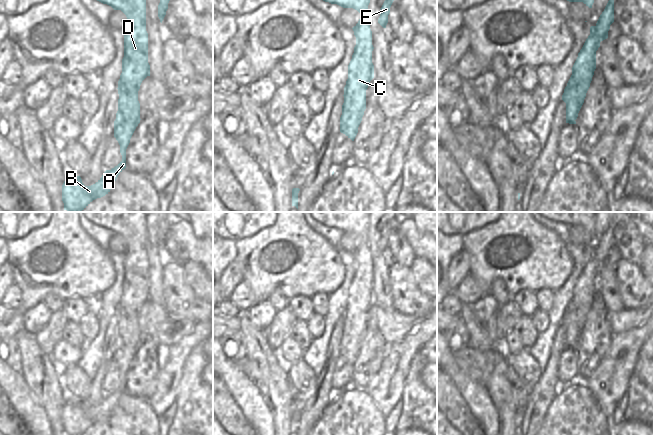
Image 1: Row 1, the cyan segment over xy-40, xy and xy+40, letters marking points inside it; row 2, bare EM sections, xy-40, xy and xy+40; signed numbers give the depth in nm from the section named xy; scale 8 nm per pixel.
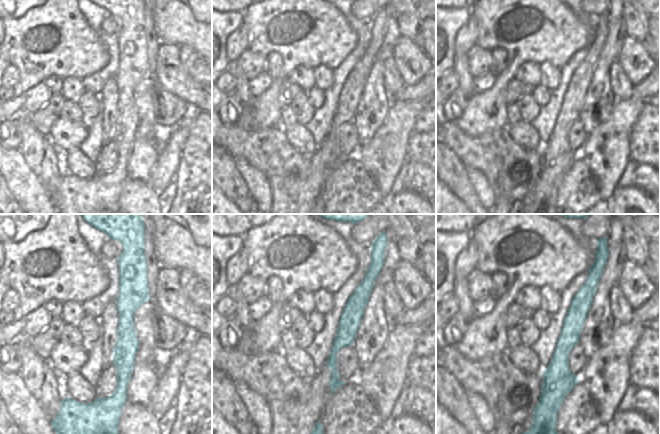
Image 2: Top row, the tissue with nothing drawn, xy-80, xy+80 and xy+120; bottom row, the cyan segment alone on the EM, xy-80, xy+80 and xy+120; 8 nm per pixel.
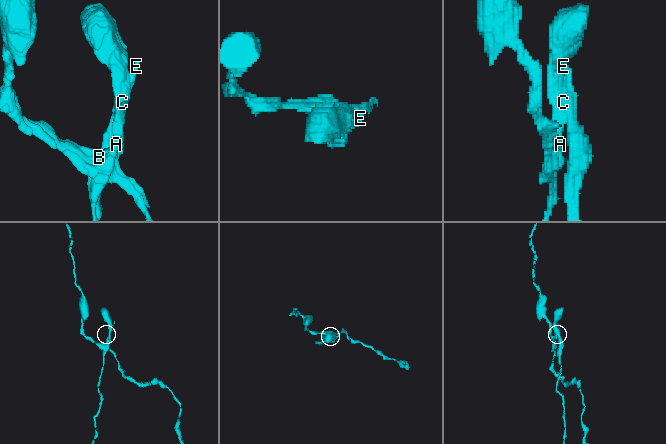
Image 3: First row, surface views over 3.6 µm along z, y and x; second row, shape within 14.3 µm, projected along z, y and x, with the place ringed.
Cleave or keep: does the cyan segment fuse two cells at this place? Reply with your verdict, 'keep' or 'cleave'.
cleave

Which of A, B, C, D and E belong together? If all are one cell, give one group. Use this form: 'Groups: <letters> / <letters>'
Groups: A B C D / E.

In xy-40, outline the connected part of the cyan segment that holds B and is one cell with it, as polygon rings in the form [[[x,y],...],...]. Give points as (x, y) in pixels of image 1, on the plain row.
[[[83,212],[88,220],[91,222],[111,230],[114,234],[121,234],[128,243],[128,249],[124,254],[124,281],[122,283],[122,297],[118,305],[118,335],[116,337],[116,343],[114,345],[114,361],[120,369],[120,377],[122,379],[122,385],[112,392],[106,394],[102,401],[93,409],[85,410],[82,407],[80,400],[67,399],[62,409],[62,425],[64,427],[64,434],[68,436],[81,436],[84,434],[93,424],[101,422],[108,418],[112,413],[118,399],[126,392],[126,373],[130,367],[130,363],[140,347],[140,327],[138,325],[138,315],[142,305],[150,300],[150,289],[148,287],[148,257],[146,255],[146,212]]]

